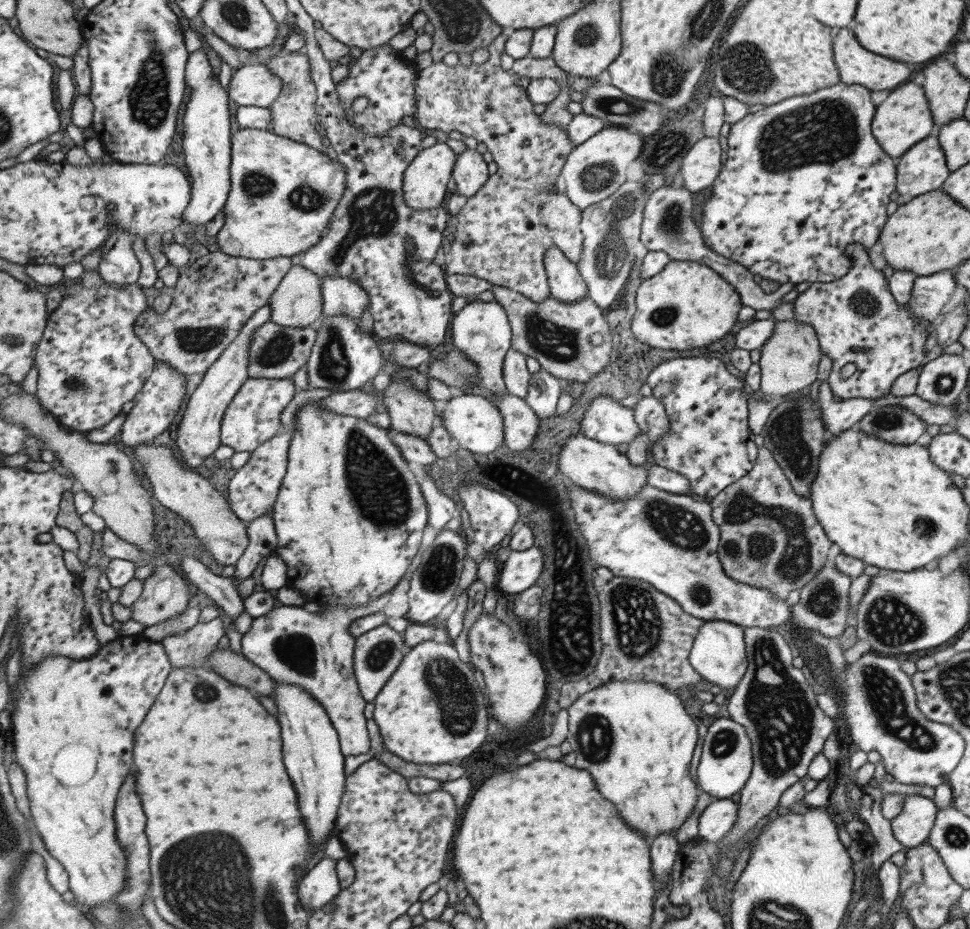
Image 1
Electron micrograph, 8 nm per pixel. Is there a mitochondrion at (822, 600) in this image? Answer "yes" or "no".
yes

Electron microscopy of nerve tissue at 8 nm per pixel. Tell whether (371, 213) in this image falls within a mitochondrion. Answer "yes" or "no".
yes

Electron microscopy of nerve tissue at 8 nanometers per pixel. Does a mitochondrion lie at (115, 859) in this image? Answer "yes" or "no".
no

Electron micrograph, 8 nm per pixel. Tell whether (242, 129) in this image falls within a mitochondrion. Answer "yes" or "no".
no

